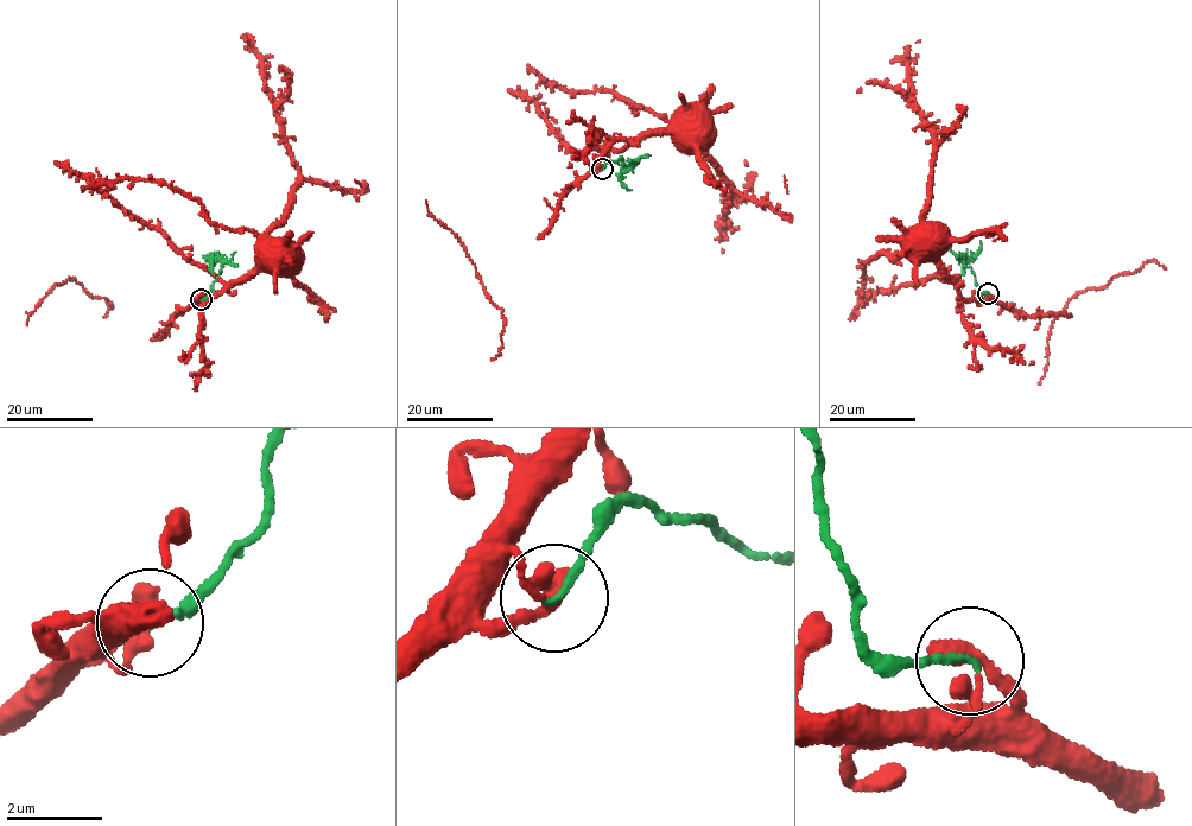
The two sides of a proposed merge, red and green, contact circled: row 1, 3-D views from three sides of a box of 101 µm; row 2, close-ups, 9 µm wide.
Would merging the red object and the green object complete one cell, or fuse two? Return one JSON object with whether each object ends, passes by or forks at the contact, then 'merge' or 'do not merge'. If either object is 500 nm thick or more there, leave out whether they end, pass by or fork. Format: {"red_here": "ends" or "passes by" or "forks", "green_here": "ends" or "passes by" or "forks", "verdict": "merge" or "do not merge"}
{"red_here": "ends", "green_here": "ends", "verdict": "do not merge"}

